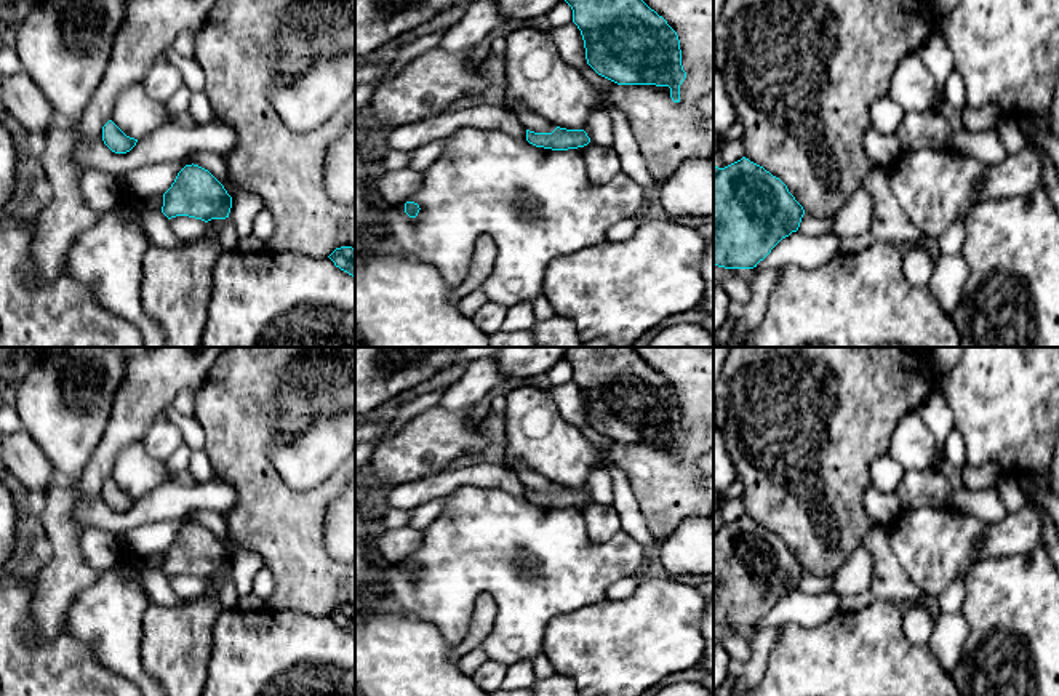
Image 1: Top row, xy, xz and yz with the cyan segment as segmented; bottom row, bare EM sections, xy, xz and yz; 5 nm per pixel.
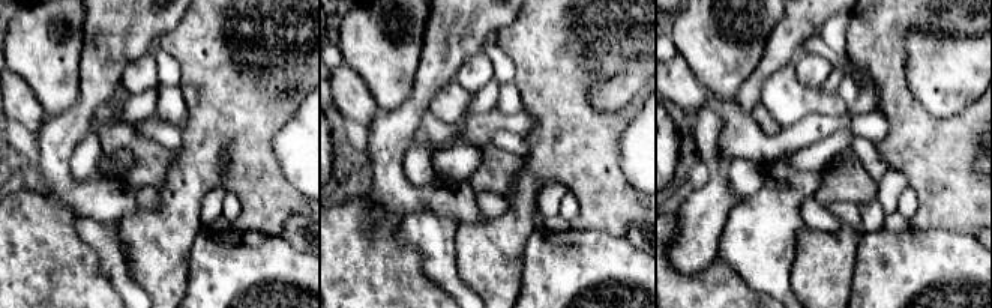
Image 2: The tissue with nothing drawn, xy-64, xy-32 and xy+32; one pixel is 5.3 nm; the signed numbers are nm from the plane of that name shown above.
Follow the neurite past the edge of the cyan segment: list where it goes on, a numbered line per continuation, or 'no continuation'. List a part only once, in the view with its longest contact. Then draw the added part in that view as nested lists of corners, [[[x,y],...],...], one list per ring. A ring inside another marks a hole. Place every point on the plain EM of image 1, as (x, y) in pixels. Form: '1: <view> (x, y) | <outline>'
no continuation

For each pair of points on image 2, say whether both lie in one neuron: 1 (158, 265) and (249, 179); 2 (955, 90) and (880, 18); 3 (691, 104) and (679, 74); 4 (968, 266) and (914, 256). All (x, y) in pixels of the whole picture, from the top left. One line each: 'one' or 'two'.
1: one
2: two
3: one
4: one

